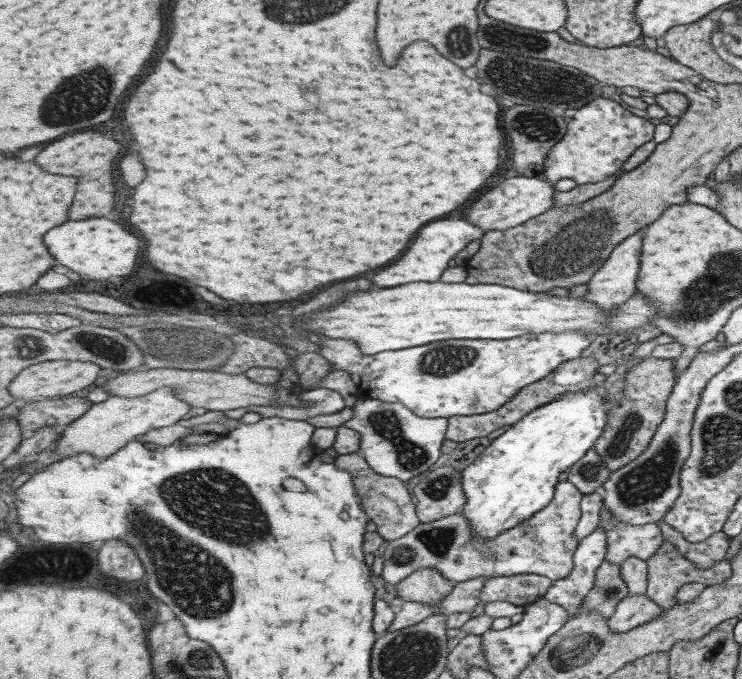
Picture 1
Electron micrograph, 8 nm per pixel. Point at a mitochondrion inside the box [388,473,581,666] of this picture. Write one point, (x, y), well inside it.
(438, 541)

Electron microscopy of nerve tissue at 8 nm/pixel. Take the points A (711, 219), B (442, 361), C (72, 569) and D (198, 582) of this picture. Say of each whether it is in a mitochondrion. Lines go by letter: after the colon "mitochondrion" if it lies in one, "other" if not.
A: other
B: mitochondrion
C: other
D: mitochondrion

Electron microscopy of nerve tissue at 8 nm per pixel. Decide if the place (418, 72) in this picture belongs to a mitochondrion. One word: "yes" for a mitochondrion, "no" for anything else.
no

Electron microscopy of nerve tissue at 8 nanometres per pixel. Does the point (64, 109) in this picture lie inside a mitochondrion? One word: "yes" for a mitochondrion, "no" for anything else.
yes

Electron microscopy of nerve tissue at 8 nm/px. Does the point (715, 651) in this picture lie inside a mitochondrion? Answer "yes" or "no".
no

